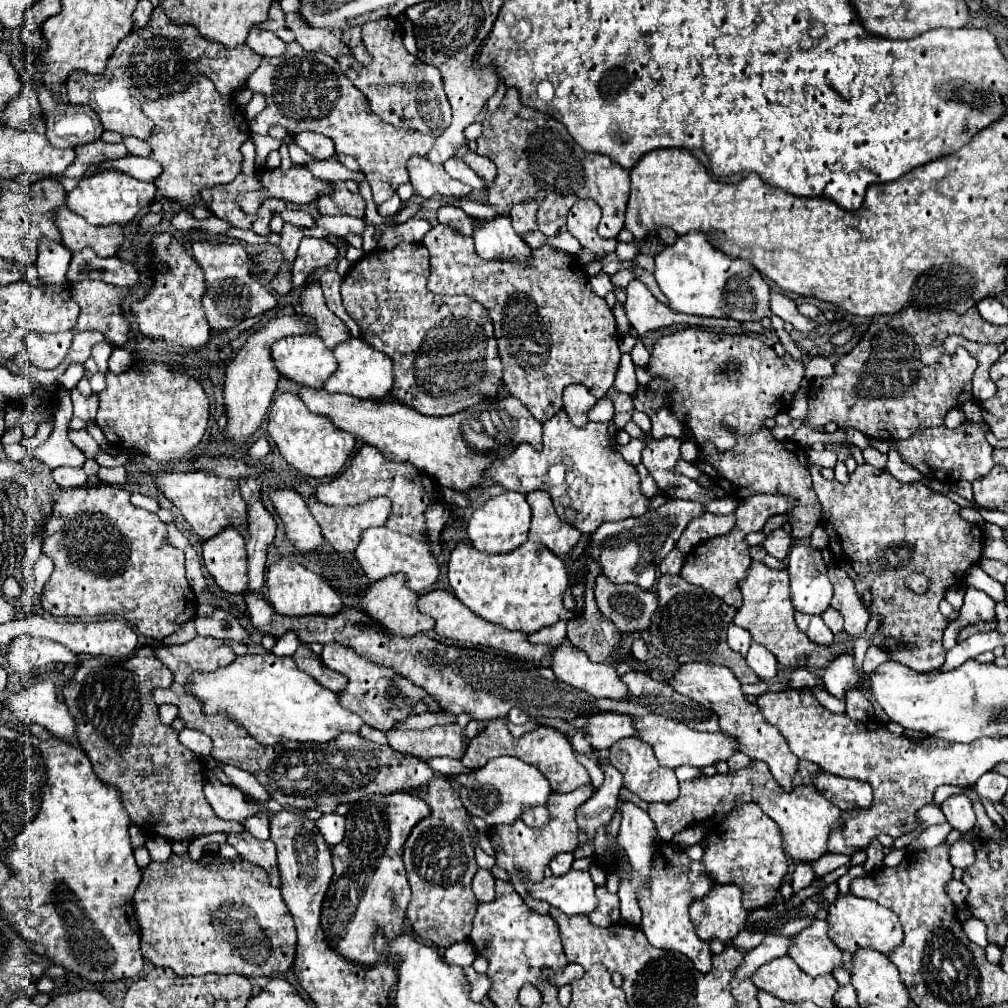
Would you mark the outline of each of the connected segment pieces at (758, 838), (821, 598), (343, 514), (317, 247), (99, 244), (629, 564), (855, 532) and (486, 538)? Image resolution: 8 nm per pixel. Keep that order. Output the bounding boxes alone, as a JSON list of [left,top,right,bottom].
[[700,805,788,911],[788,543,832,615],[308,497,390,553],[292,237,338,287],[56,205,124,257],[584,499,704,591],[810,463,982,671],[468,491,530,553]]

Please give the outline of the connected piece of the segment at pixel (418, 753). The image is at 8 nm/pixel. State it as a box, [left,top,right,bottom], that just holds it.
[386,721,486,759]

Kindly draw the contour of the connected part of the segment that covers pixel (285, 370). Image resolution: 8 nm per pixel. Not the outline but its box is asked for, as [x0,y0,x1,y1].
[272,335,338,389]

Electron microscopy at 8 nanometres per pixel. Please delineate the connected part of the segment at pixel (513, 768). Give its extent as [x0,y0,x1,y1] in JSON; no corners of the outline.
[454,757,552,827]

